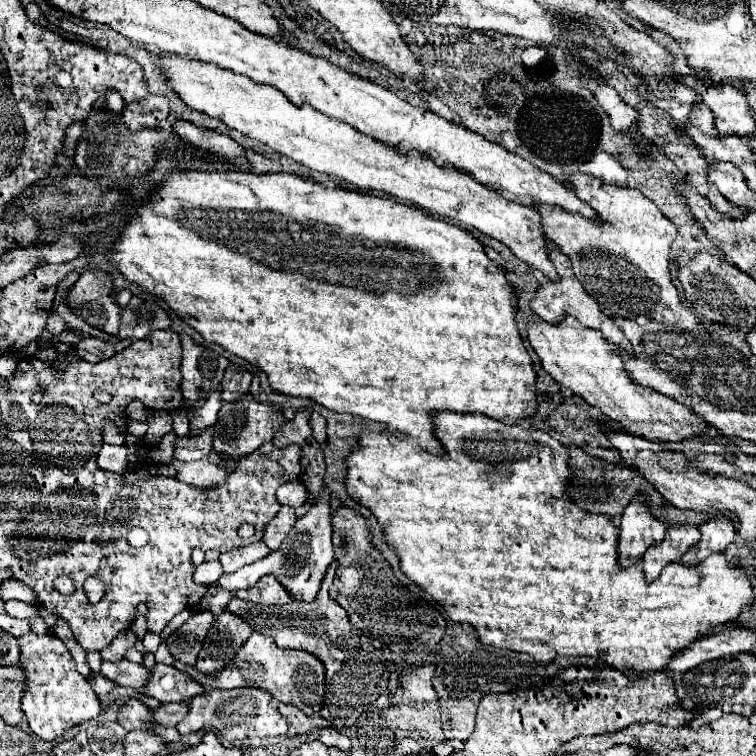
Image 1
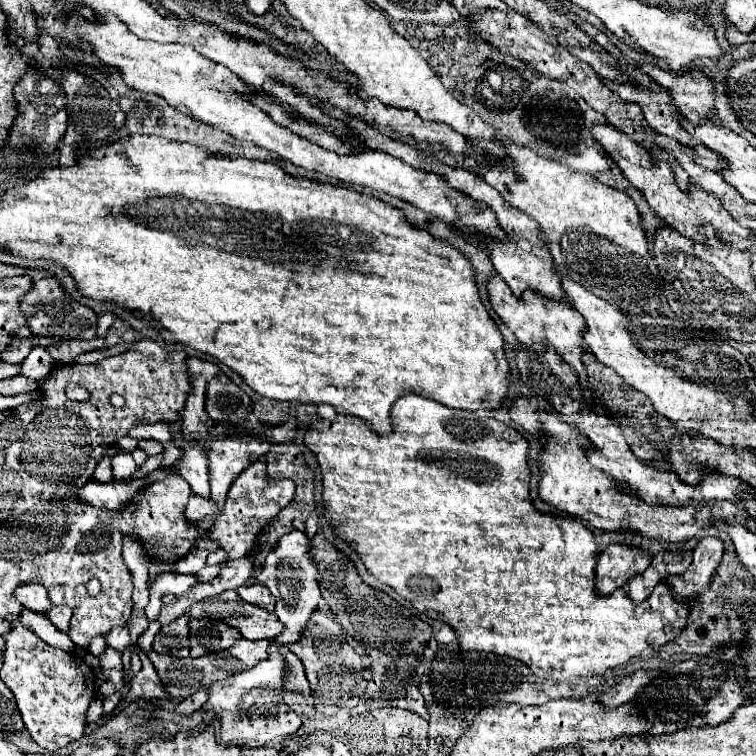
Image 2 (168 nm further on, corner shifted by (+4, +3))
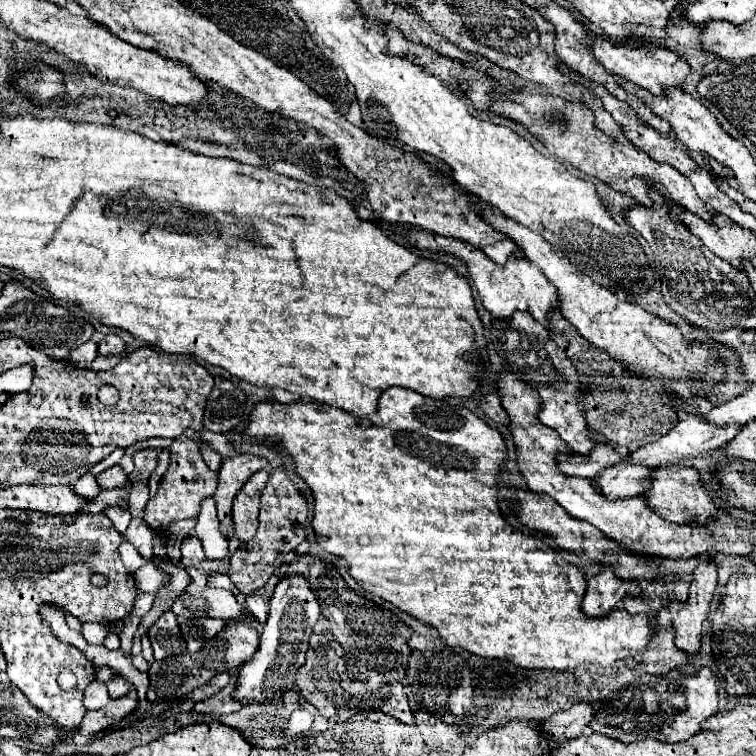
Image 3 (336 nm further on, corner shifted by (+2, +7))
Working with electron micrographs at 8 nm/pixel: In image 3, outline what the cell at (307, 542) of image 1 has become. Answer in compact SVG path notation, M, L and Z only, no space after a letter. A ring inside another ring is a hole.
M287 574L281 576L281 580L275 586L275 592L269 602L269 618L261 632L261 646L259 652L249 660L245 666L239 668L239 684L233 690L233 700L237 702L249 702L255 706L261 706L261 714L253 718L253 722L261 724L265 732L271 736L295 736L297 732L305 732L313 724L313 716L307 710L295 710L285 728L275 728L273 722L279 722L279 700L287 690L295 684L295 674L301 668L307 652L307 640L311 636L313 624L319 620L319 602L313 594L309 580L303 574Z

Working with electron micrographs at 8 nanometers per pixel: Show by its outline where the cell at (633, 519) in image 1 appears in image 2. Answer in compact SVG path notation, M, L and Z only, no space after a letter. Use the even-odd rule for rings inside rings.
M609 544L607 550L599 556L595 566L595 588L599 596L609 596L615 590L623 588L631 576L643 574L651 558L647 552L633 546Z

